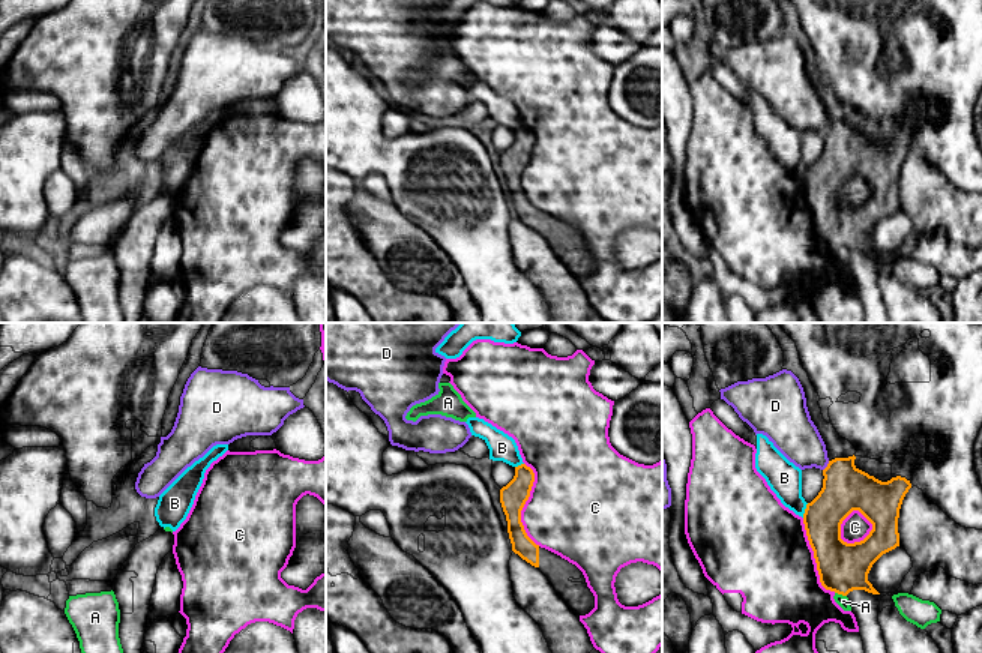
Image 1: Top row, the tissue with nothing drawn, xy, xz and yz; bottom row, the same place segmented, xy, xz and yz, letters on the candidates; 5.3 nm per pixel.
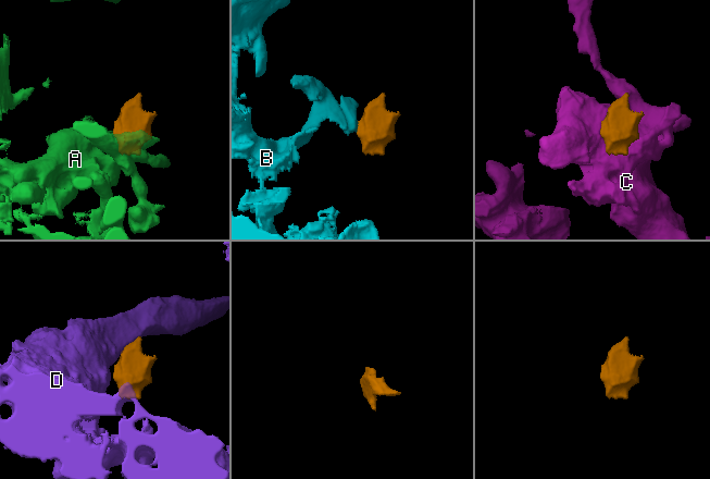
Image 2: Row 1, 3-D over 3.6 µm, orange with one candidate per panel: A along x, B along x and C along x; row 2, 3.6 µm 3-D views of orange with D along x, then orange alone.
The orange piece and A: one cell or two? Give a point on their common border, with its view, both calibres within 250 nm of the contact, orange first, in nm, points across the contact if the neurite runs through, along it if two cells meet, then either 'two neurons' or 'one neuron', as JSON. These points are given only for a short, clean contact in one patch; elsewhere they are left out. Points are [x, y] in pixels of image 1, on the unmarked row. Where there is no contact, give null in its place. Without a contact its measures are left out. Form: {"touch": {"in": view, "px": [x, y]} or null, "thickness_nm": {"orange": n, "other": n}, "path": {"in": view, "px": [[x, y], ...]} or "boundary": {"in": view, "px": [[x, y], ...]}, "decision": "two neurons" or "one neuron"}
{"touch": {"in": "yz", "px": [841, 257]}, "thickness_nm": {"orange": 260, "other": 60}, "decision": "two neurons"}

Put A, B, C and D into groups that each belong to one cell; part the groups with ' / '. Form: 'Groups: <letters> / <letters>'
Groups: A B / C / D

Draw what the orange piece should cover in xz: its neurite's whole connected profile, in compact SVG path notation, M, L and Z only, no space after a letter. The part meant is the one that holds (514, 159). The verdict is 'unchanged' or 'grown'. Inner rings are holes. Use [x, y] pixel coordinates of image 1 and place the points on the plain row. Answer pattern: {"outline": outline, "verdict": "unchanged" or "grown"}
{"outline": "M521 128L515 131L514 143L500 153L512 215L538 231L577 279L586 279L595 272L595 260L583 236L560 219L536 209L521 186L521 174L530 161L533 146L533 134Z", "verdict": "grown"}

